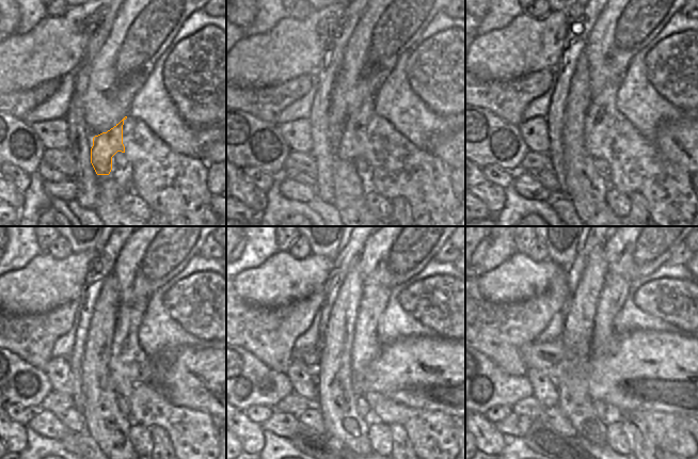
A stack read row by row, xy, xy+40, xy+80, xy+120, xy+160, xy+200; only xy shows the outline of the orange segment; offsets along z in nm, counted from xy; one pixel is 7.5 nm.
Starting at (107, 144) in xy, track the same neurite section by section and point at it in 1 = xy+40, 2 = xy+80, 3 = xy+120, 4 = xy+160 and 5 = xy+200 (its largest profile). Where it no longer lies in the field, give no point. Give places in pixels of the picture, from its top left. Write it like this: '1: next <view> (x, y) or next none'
1: next xy+40 (350, 147)
2: next xy+80 (604, 104)
3: next xy+120 (129, 316)
4: next xy+160 (374, 300)
5: next xy+200 (615, 291)

